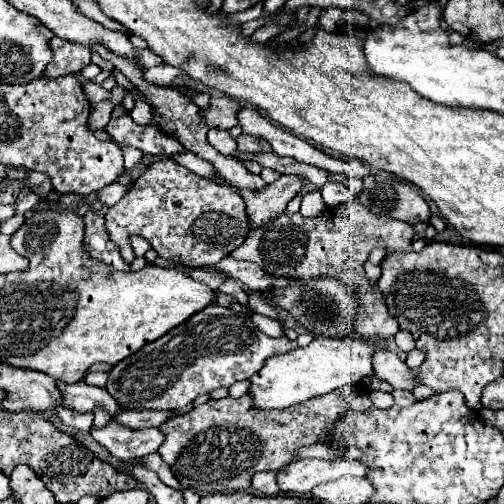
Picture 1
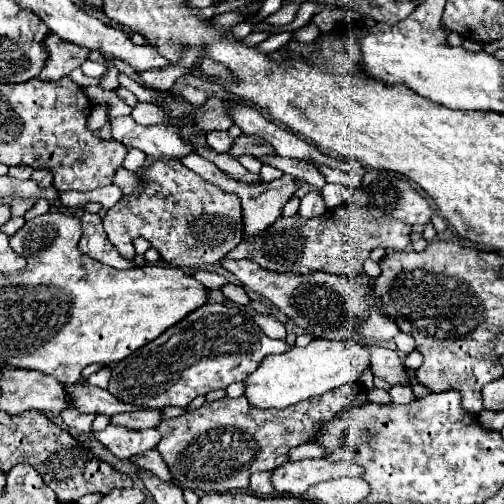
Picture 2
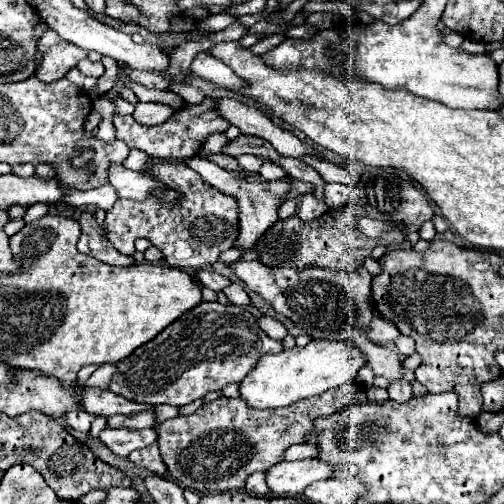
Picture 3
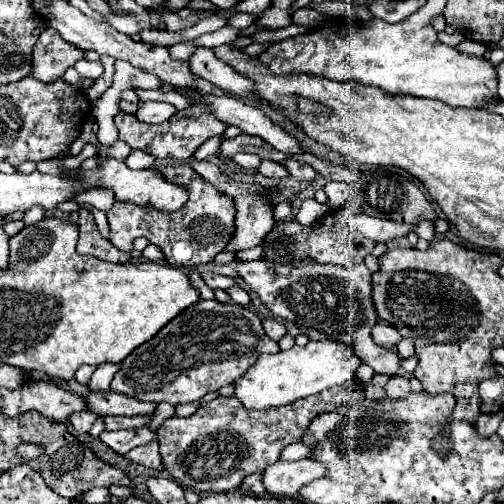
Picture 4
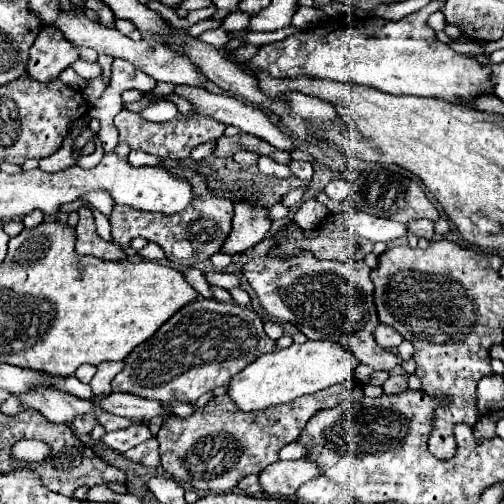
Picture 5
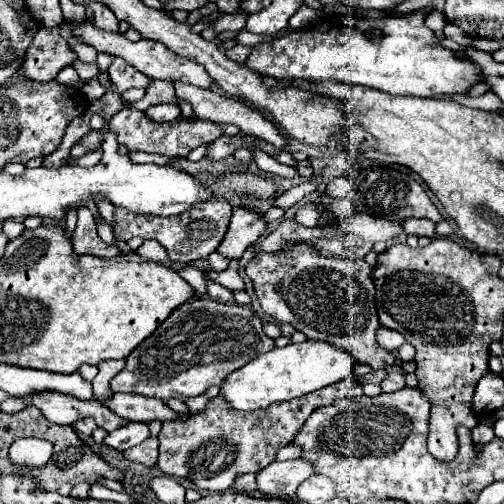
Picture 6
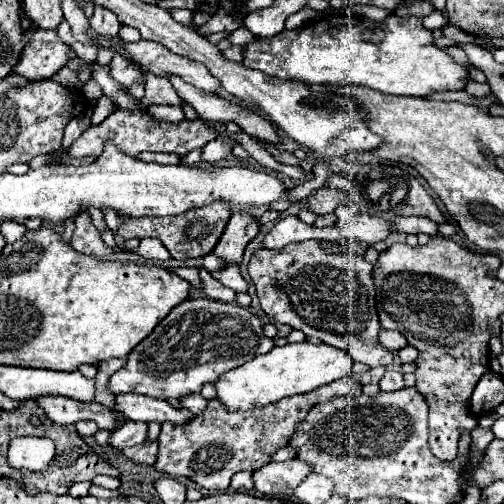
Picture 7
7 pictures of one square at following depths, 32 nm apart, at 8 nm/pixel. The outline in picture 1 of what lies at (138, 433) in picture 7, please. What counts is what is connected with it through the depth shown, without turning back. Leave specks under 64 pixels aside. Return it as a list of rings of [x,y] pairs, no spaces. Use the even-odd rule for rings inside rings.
[[[108,422],[104,428],[92,428],[92,438],[102,444],[118,460],[136,460],[158,450],[164,434],[158,428],[130,430],[118,422]]]

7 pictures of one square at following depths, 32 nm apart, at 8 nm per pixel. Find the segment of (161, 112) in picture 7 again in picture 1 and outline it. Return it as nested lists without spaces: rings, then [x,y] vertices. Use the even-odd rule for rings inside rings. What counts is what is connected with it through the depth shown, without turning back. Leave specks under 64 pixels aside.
[[[136,102],[136,106],[132,108],[132,112],[130,112],[130,116],[134,118],[134,122],[136,124],[150,124],[152,122],[152,116],[154,116],[154,112],[152,112],[152,106],[150,104],[146,104],[146,102]]]

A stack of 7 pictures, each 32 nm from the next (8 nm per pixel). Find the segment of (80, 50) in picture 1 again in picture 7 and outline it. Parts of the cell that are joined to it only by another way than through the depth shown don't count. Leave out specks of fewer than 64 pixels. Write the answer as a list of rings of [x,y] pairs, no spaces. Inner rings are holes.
[[[36,30],[20,54],[20,64],[16,64],[12,72],[26,80],[50,78],[68,62],[68,58],[70,48],[58,38],[56,30]]]

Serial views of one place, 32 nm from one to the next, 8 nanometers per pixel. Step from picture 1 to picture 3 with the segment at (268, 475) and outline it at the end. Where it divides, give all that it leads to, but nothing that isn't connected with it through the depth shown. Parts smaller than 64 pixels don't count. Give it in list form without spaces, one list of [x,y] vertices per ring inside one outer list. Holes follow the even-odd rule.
[[[254,472],[252,476],[248,476],[246,486],[244,486],[244,492],[248,492],[248,494],[252,492],[256,496],[266,496],[270,490],[268,490],[268,486],[264,482],[264,472]]]

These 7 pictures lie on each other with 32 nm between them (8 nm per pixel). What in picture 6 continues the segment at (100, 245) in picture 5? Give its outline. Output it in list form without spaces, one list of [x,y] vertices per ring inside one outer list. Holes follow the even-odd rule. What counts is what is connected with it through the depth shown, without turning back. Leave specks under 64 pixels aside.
[[[84,206],[78,210],[78,222],[76,222],[76,230],[72,234],[72,246],[74,246],[74,252],[78,252],[78,254],[92,254],[98,258],[112,258],[112,256],[120,254],[118,246],[108,246],[100,240],[94,218],[92,218],[90,210]]]

